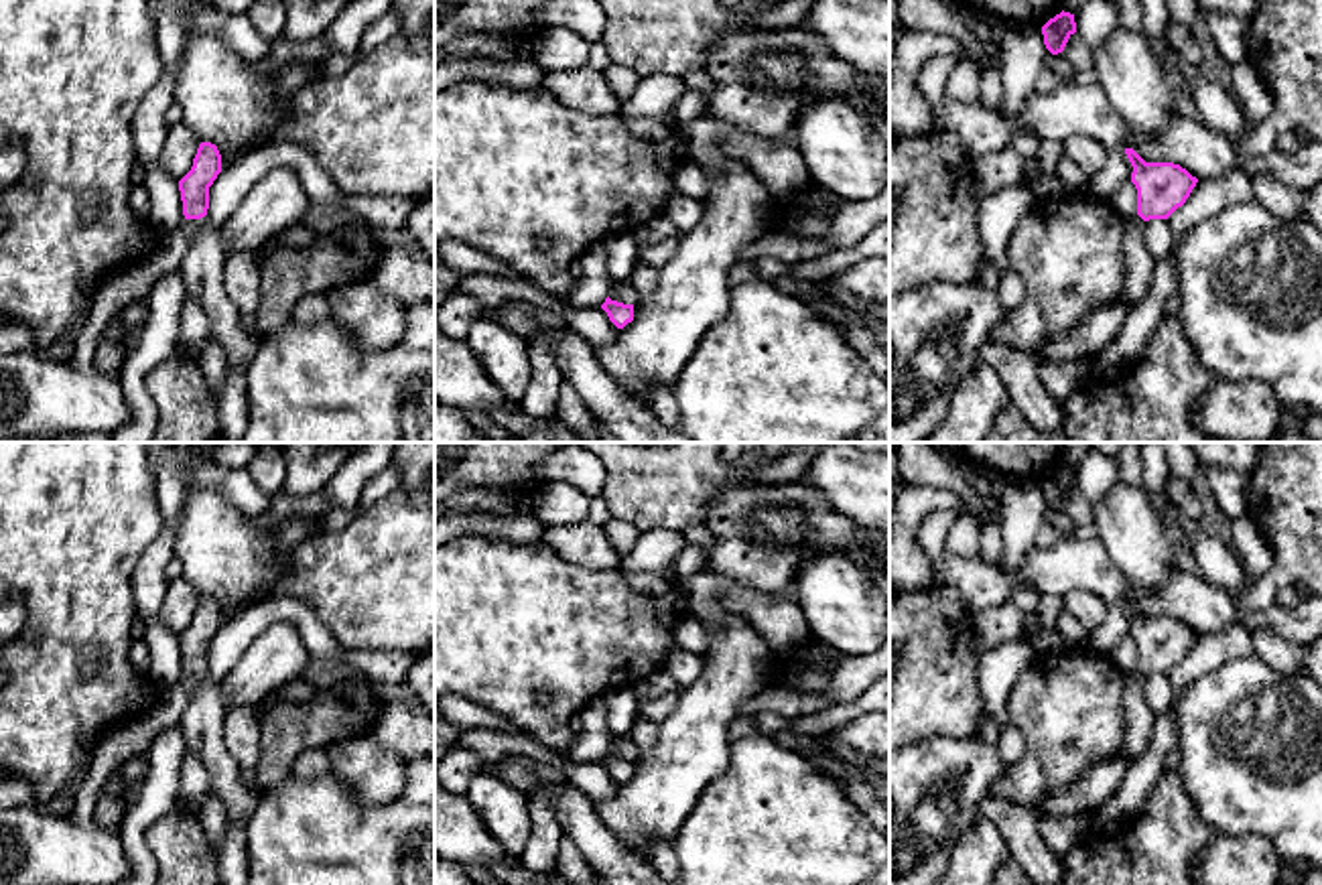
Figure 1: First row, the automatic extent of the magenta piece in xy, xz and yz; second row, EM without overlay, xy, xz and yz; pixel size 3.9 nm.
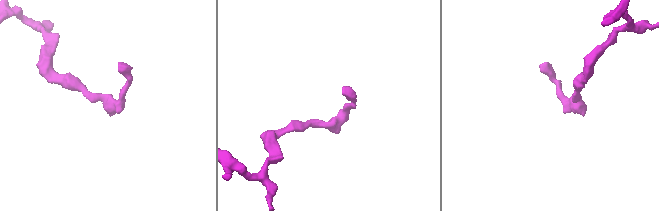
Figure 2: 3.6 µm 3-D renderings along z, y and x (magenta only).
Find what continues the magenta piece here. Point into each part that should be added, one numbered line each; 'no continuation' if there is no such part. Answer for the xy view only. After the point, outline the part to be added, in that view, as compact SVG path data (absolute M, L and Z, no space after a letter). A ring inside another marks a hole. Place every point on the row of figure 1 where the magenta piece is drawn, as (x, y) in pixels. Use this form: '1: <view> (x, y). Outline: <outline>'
1: xy (204, 268). Outline: M201 219L181 223L191 235L185 260L179 268L187 296L195 300L209 319L209 335L225 349L227 365L246 373L260 343L240 315L238 304L225 290L225 254L219 225Z

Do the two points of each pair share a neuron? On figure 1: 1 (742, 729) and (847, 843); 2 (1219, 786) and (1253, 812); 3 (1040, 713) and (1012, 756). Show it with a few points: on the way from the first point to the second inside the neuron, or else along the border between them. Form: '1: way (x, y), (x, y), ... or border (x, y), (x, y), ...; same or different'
1: border (760, 733), (732, 743); different
2: way (1227, 786), (1245, 804); same
3: border (1012, 721), (1022, 735), (1022, 756), (1006, 770); different

